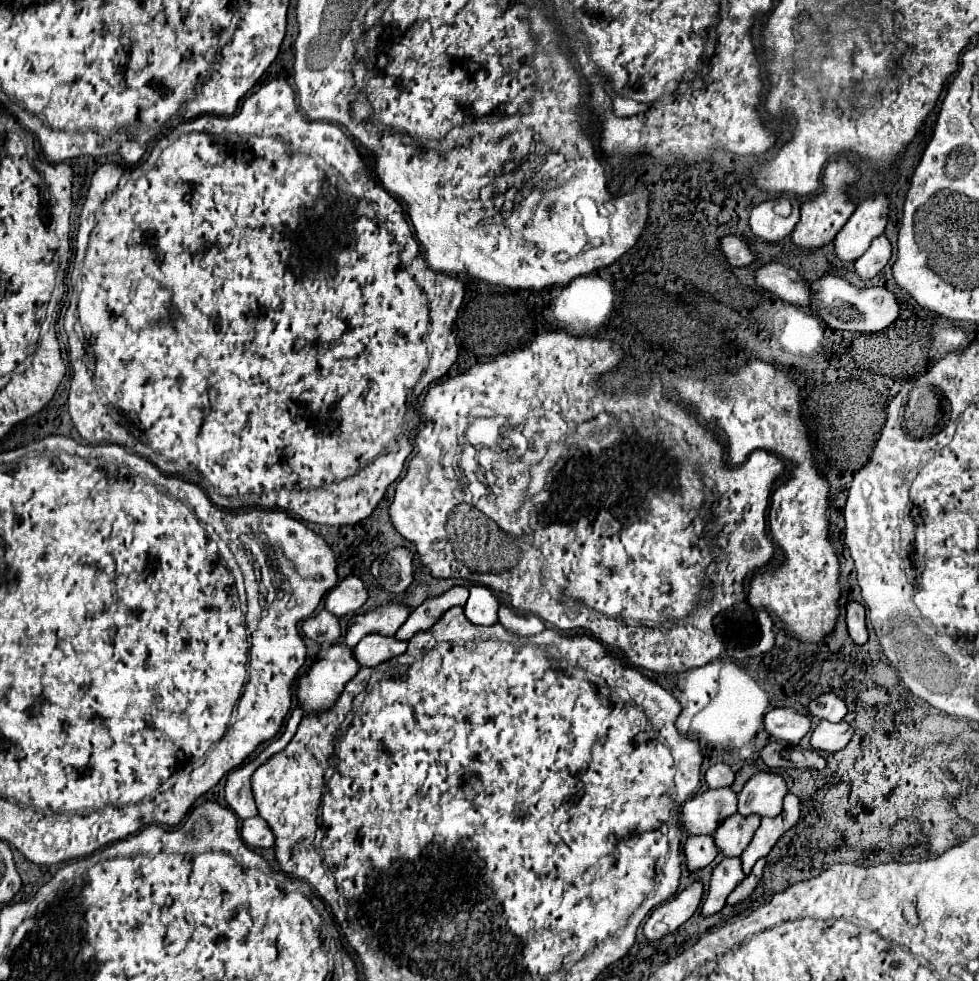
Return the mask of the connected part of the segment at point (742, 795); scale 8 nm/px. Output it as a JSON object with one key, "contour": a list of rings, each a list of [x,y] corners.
{"contour":[[[754,773],[738,793],[738,813],[758,813],[762,817],[776,817],[782,811],[782,799],[788,793],[786,781],[778,773]]]}

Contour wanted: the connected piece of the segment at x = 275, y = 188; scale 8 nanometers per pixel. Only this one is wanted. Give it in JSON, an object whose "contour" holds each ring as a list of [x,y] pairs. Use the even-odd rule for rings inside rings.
{"contour":[[[274,79],[266,85],[262,85],[256,93],[248,95],[242,101],[240,109],[236,111],[236,115],[229,117],[201,115],[196,119],[181,122],[156,143],[145,161],[142,160],[134,166],[122,167],[117,162],[99,166],[91,179],[86,199],[82,203],[76,239],[76,255],[73,263],[74,277],[71,278],[72,291],[69,297],[68,311],[66,311],[63,319],[63,327],[69,344],[68,355],[72,369],[74,369],[68,391],[68,413],[74,421],[74,427],[78,429],[82,439],[92,443],[92,445],[108,443],[108,441],[118,443],[126,449],[132,449],[140,457],[150,459],[162,473],[178,475],[184,481],[190,481],[190,483],[194,481],[196,485],[200,485],[206,491],[206,495],[210,497],[212,503],[226,507],[226,509],[272,507],[272,509],[282,509],[290,515],[300,515],[300,519],[310,521],[310,523],[320,523],[320,525],[354,525],[354,523],[366,519],[374,511],[378,501],[384,497],[386,487],[400,475],[400,471],[404,467],[404,459],[413,450],[413,445],[409,442],[409,434],[407,434],[409,430],[406,425],[406,417],[412,415],[412,411],[416,409],[416,393],[414,391],[416,391],[418,383],[422,383],[422,375],[426,375],[426,371],[430,371],[430,379],[436,381],[442,375],[446,375],[446,371],[452,367],[452,363],[458,357],[454,321],[456,321],[458,309],[460,309],[462,299],[464,299],[464,283],[458,277],[452,277],[448,273],[438,273],[438,271],[428,269],[428,265],[426,265],[426,261],[424,261],[424,257],[418,249],[418,241],[414,239],[414,235],[412,235],[412,231],[406,223],[402,205],[386,189],[382,189],[374,181],[372,171],[366,169],[366,163],[364,163],[360,151],[356,149],[356,145],[346,137],[346,133],[338,125],[324,123],[324,121],[308,121],[308,119],[300,117],[296,103],[294,103],[294,91],[284,79]]]}

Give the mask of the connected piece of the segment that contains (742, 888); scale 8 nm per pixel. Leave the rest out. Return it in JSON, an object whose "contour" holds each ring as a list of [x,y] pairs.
{"contour":[[[750,873],[746,879],[742,879],[742,883],[738,883],[738,887],[730,893],[730,897],[728,897],[728,905],[734,905],[734,903],[746,899],[746,897],[754,891],[756,883],[758,883],[758,877],[756,877],[754,873]]]}

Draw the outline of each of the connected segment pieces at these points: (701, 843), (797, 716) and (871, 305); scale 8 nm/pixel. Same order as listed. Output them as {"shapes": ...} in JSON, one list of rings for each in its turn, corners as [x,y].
{"shapes":[[[[712,835],[688,837],[688,841],[684,845],[684,855],[686,855],[686,863],[688,863],[690,871],[698,871],[698,869],[706,867],[718,855],[718,849],[714,847],[714,837]]],[[[776,707],[764,715],[764,729],[770,733],[770,737],[786,741],[790,745],[796,745],[808,731],[810,731],[810,715],[808,713],[798,713],[792,707]]],[[[824,275],[816,281],[810,281],[810,305],[808,309],[812,313],[818,311],[818,317],[830,327],[830,329],[846,329],[856,333],[874,333],[886,329],[890,323],[898,317],[898,301],[892,291],[886,287],[868,287],[868,289],[856,289],[848,281],[836,277],[836,275]]]]}

